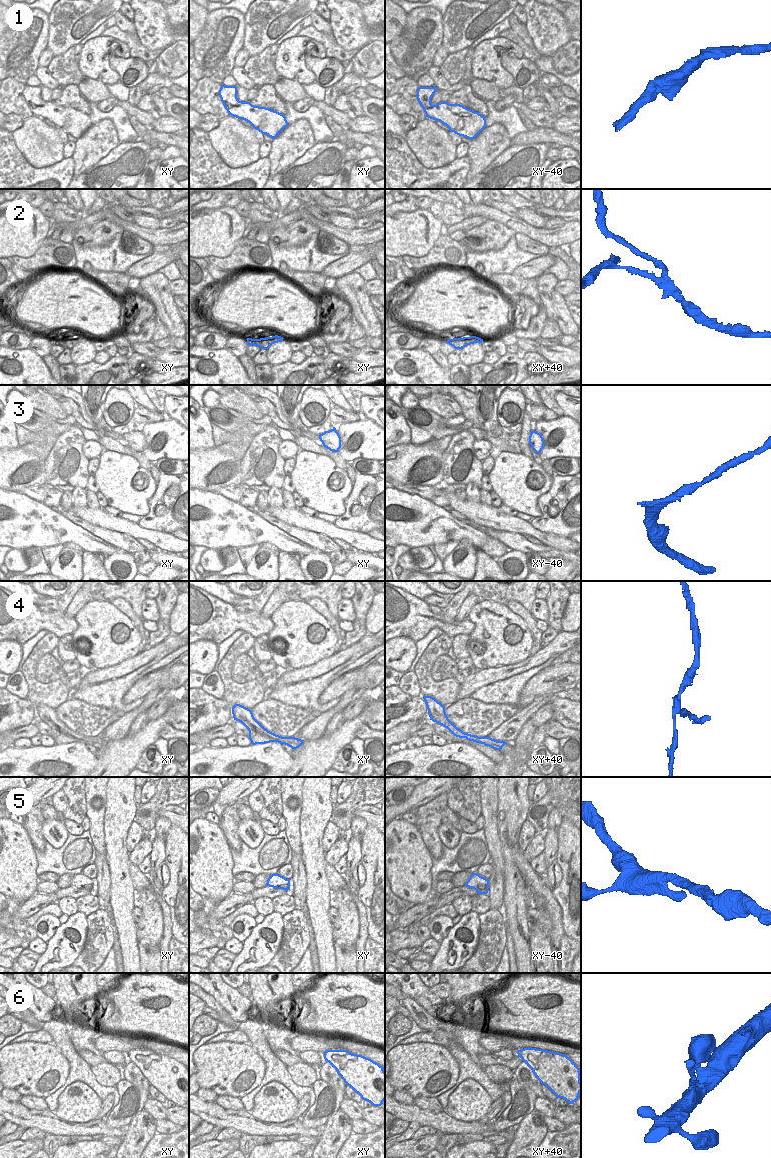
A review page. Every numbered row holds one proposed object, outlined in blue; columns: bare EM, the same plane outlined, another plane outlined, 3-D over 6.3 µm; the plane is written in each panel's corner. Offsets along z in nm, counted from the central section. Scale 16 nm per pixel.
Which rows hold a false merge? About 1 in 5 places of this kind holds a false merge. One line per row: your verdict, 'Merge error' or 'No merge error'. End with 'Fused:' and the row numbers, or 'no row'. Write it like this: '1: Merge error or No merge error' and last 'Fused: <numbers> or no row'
1: No merge error
2: Merge error
3: No merge error
4: No merge error
5: No merge error
6: No merge error
Fused: 2.

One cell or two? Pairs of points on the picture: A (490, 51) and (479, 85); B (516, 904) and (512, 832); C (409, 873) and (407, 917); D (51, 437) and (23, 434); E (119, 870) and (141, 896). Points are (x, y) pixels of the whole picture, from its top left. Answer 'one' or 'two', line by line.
A: two
B: one
C: two
D: one
E: two

